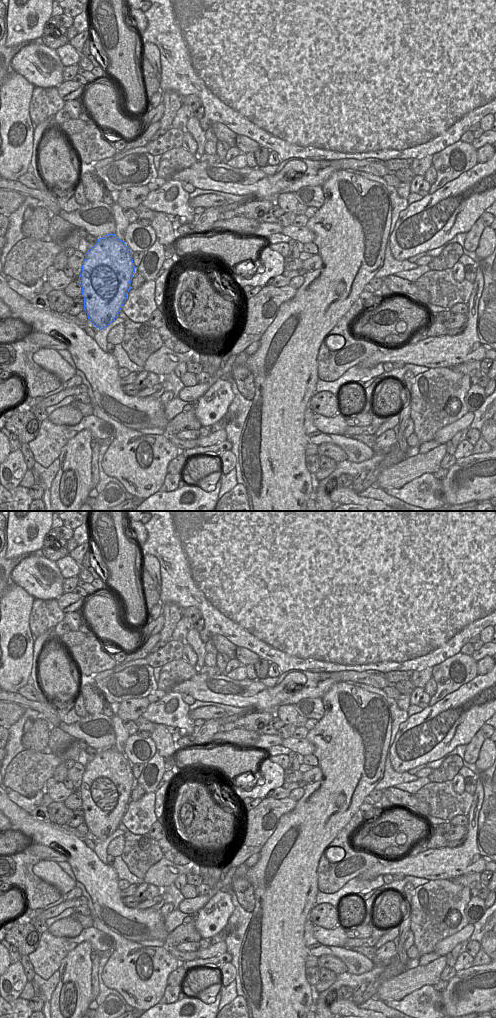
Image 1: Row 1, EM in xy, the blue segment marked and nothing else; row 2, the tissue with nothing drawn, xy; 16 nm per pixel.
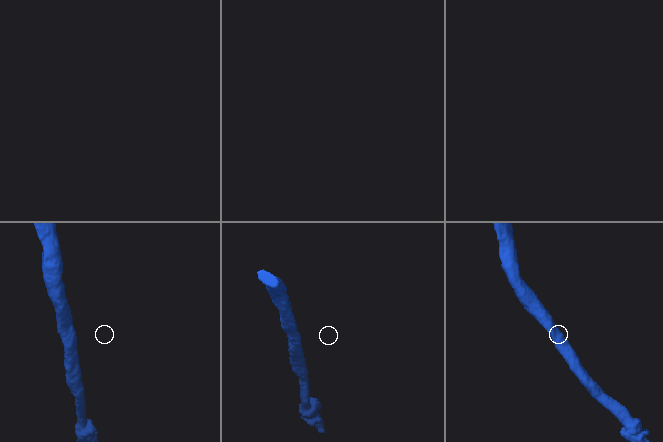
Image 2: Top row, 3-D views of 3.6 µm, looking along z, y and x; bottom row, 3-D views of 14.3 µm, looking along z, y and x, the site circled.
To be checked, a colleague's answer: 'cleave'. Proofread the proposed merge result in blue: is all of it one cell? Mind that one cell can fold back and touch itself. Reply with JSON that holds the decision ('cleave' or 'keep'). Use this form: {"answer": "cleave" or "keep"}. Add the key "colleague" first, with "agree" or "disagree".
{"colleague": "agree", "answer": "cleave"}

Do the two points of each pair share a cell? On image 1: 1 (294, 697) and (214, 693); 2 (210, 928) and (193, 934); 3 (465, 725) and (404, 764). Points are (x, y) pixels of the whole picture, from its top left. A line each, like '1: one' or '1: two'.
1: two
2: two
3: one

